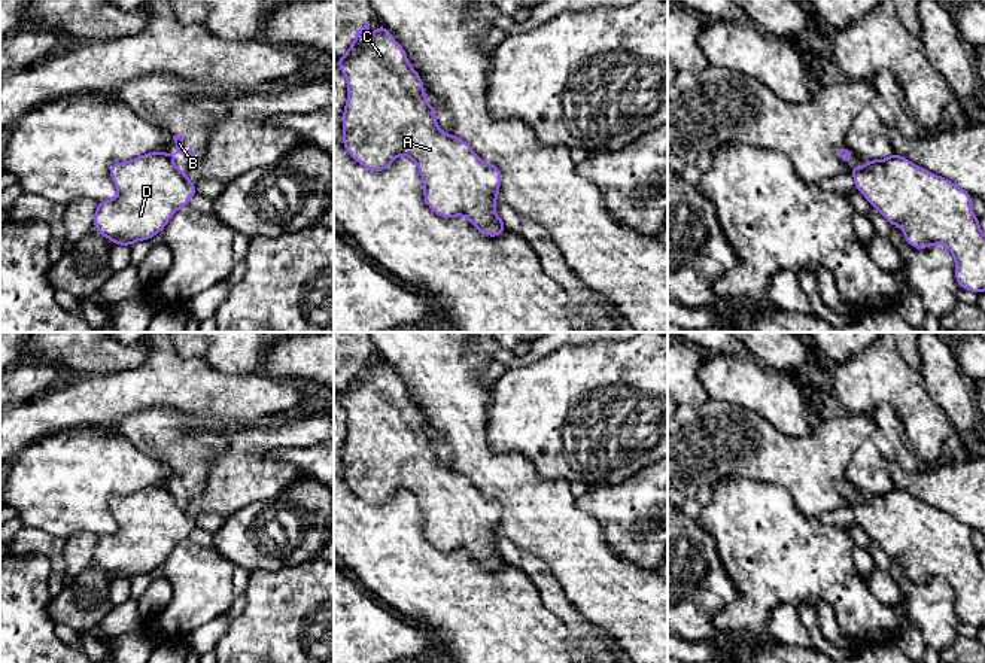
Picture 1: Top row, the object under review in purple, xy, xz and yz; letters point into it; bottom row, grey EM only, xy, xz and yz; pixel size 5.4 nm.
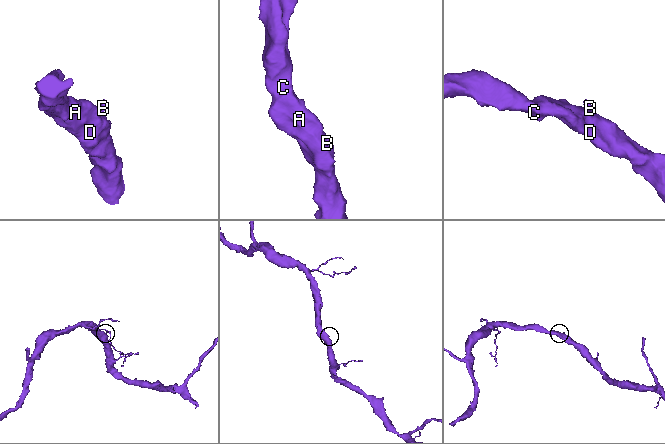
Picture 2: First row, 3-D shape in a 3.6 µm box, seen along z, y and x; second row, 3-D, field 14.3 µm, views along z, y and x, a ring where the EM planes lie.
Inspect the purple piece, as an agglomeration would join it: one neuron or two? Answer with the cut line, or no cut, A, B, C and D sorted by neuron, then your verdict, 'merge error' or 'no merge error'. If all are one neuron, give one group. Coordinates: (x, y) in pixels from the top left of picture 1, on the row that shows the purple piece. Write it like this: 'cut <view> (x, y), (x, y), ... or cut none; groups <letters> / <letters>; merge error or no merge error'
cut xy (164, 154), (169, 158); groups A C D / B; merge error

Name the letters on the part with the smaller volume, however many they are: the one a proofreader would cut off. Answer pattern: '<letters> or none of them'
B

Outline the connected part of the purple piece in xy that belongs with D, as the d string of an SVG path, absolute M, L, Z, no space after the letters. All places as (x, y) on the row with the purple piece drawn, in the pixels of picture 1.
M149 152L128 162L112 162L110 176L118 189L115 200L97 203L94 228L115 244L131 246L162 231L171 216L197 194L195 183L164 152Z

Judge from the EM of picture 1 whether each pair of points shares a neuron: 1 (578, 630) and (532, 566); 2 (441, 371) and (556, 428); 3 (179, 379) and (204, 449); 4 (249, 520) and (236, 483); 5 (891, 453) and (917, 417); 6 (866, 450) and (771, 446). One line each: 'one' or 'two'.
1: one
2: two
3: two
4: two
5: two
6: two

